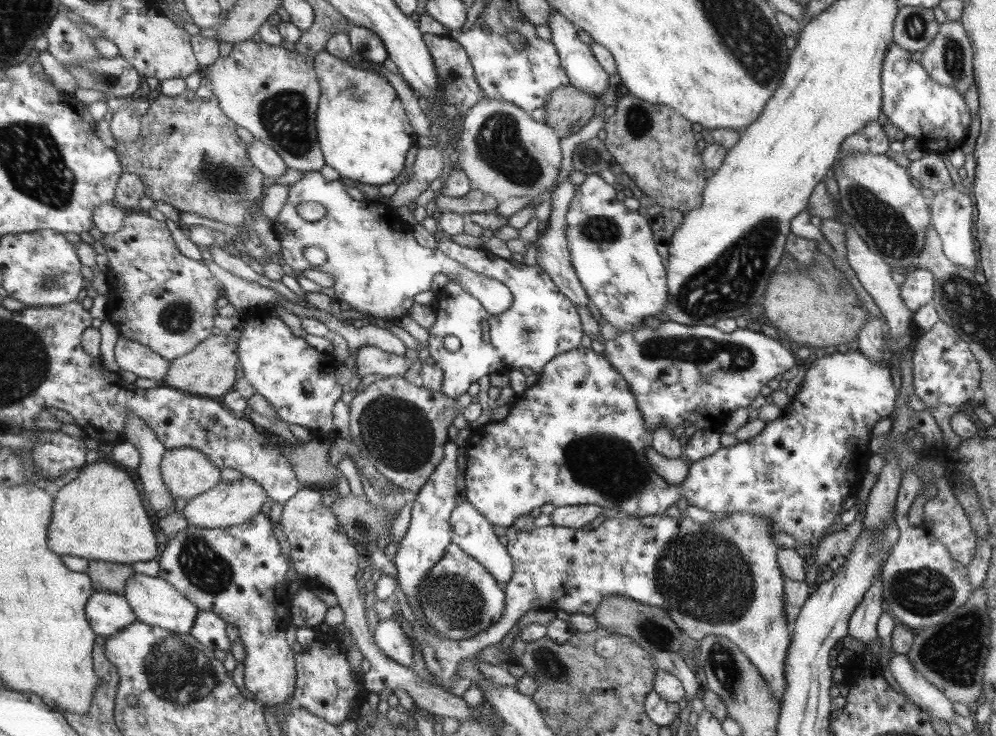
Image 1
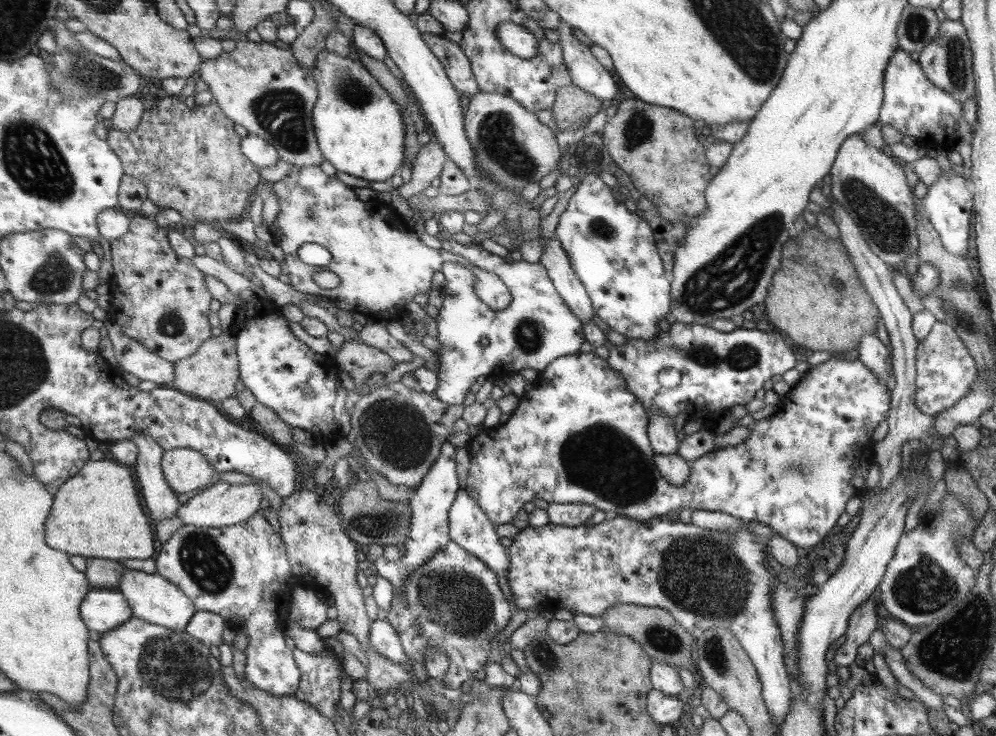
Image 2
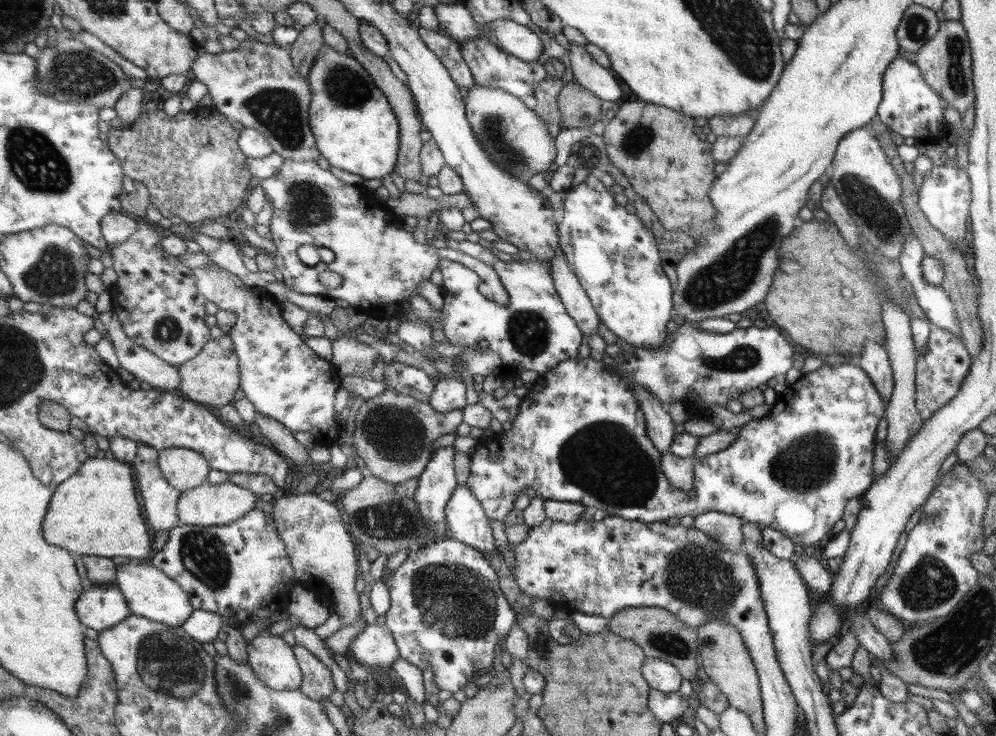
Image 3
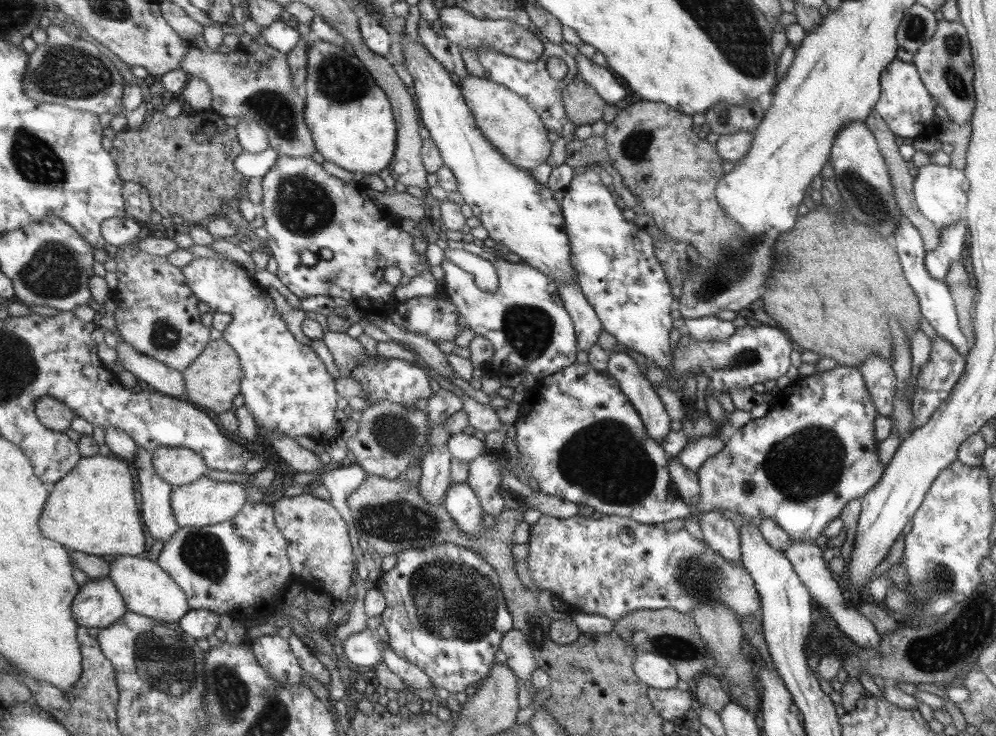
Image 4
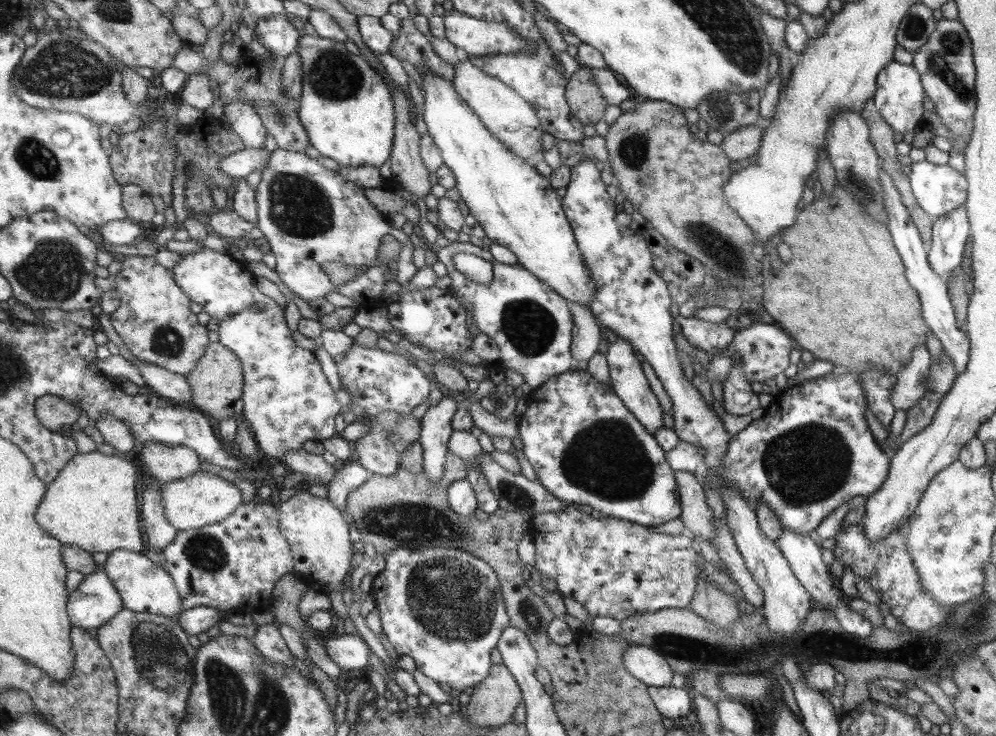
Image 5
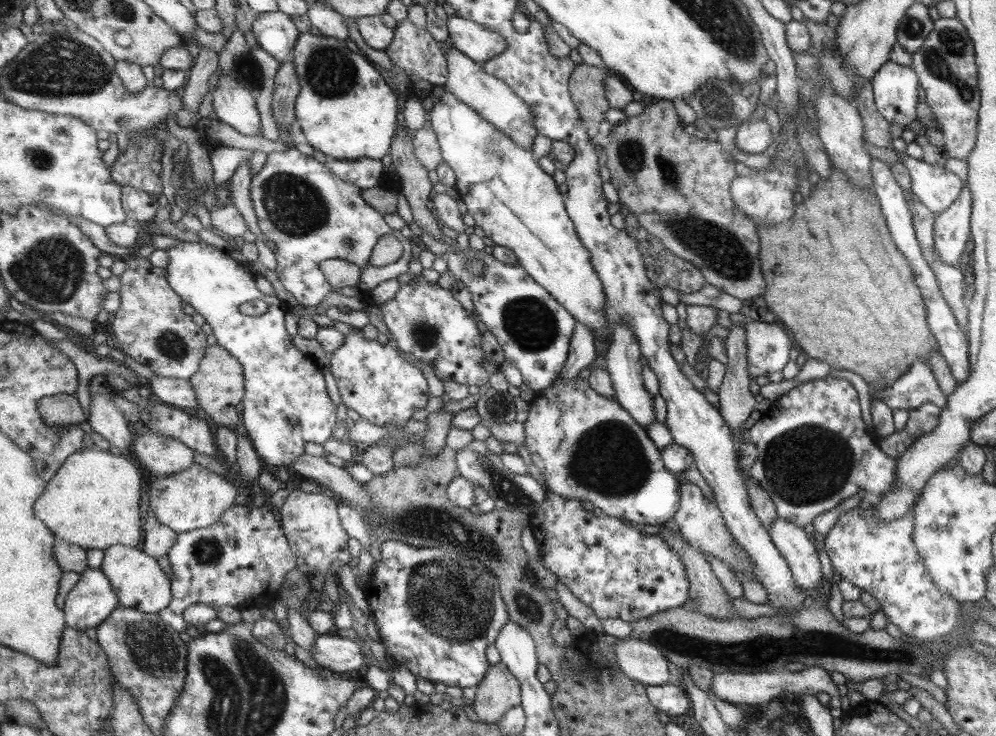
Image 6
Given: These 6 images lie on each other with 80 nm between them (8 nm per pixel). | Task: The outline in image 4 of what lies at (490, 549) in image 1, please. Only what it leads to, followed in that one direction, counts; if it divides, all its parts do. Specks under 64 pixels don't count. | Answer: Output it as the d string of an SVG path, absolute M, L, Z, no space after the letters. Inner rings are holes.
M466 483L451 484L443 496L443 502L449 516L456 522L461 532L471 540L479 538L479 532L483 528L481 523L483 509L472 489Z

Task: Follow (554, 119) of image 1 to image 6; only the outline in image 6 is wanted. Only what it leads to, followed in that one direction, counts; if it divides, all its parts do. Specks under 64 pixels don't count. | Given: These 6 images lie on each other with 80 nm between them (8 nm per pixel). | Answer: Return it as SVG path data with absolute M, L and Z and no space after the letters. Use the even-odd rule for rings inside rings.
M580 64L569 77L568 91L580 113L581 120L603 120L609 108L605 77L610 73L606 68Z

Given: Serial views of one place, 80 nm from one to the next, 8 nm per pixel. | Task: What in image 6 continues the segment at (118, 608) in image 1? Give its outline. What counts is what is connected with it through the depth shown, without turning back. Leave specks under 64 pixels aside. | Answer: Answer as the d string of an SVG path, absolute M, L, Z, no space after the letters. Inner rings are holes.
M87 569L76 587L68 594L64 612L69 628L81 629L100 627L113 614L113 611L120 607L120 596L112 585L112 581L102 569Z

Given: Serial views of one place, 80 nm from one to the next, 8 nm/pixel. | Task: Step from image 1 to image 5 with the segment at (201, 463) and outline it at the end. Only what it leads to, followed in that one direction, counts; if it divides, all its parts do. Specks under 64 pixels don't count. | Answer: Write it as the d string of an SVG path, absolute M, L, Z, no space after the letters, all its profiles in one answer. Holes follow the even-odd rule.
M147 442L140 449L143 467L149 469L161 484L185 480L201 472L202 460L191 448Z

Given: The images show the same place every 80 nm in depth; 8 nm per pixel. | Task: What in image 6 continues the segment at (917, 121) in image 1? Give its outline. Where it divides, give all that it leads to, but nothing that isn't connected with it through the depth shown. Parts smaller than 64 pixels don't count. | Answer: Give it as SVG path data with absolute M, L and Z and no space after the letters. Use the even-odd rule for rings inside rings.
M889 61L870 80L876 111L890 125L900 124L904 128L905 125L916 119L917 84L919 85L919 80L915 78L915 73L916 71L910 67Z

